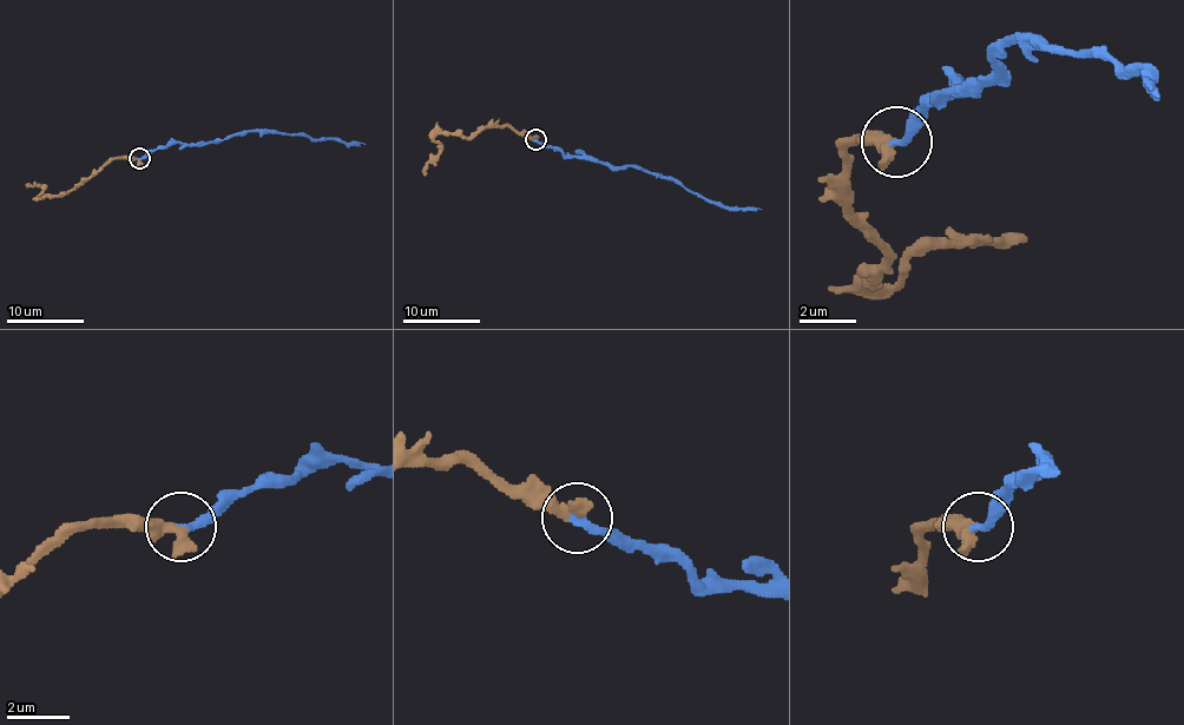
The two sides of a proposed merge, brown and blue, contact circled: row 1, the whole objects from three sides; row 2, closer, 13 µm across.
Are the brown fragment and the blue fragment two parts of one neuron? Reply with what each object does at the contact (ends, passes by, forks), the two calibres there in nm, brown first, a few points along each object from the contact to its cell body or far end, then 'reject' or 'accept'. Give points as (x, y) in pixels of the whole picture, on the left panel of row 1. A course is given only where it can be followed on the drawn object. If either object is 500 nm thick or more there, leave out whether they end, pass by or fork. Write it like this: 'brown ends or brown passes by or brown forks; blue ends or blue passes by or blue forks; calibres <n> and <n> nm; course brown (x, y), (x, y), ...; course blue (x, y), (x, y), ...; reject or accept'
brown ends; blue ends; calibres 480 and 300 nm; course brown (137, 158), (111, 159), (72, 189), (54, 196), (38, 198), (41, 185), (28, 185); course blue (139, 158), (170, 143), (198, 144), (249, 131), (366, 144); accept

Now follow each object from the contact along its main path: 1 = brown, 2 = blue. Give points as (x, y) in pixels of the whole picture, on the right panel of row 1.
1: (898, 140), (848, 147), (848, 211), (883, 254), (876, 282), (890, 289), (912, 254), (954, 239), (1025, 239)
2: (898, 140), (954, 84), (961, 91), (997, 70), (997, 55), (1011, 41), (1145, 70), (1152, 91)

